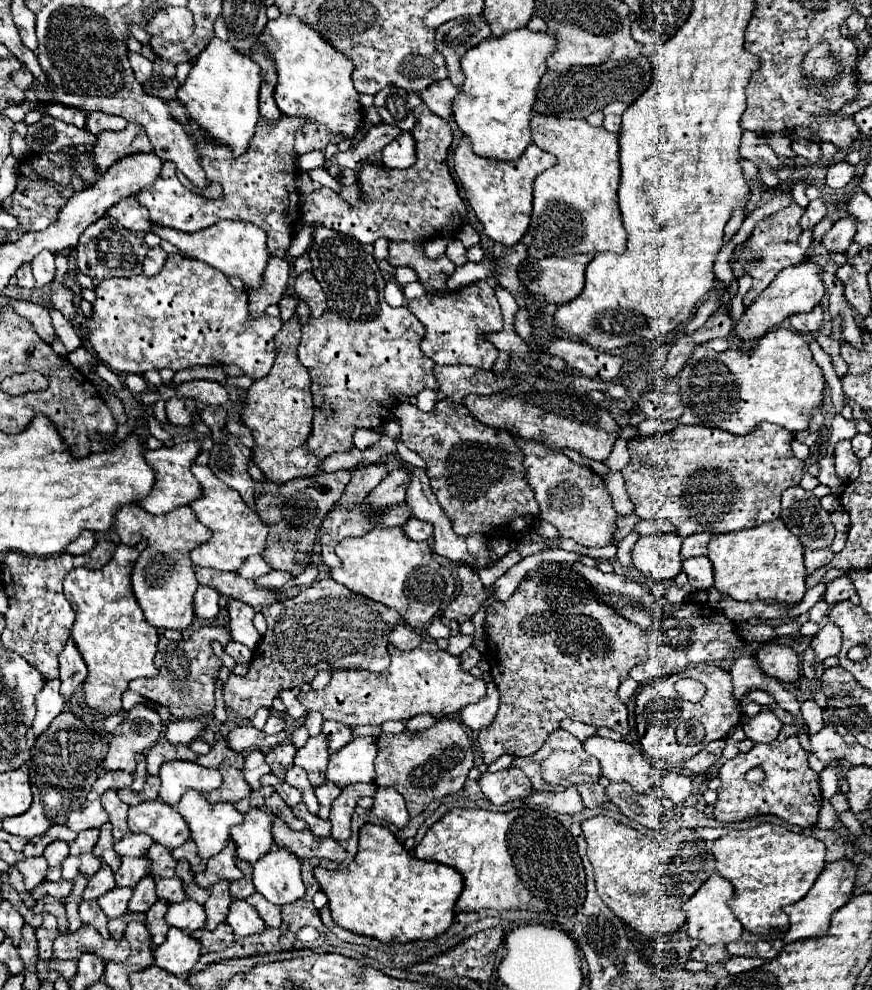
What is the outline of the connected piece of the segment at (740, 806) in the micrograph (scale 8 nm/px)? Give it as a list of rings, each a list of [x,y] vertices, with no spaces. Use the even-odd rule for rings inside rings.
[[[797,736],[775,740],[771,744],[755,744],[747,754],[727,760],[719,768],[719,802],[713,816],[717,822],[743,822],[759,814],[773,814],[789,824],[815,826],[823,802],[819,790],[819,776],[811,770],[805,750],[799,746]],[[751,768],[761,768],[765,778],[761,782],[747,782],[745,774]]]

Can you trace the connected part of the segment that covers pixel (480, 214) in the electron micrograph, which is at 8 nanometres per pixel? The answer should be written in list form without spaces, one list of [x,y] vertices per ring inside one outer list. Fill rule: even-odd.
[[[461,138],[459,146],[453,152],[453,168],[459,176],[467,200],[475,210],[479,222],[485,228],[485,234],[505,246],[513,246],[525,234],[531,220],[531,202],[533,202],[533,182],[547,168],[555,166],[555,158],[547,152],[541,152],[535,144],[529,144],[523,156],[515,162],[495,162],[473,154],[467,138]]]

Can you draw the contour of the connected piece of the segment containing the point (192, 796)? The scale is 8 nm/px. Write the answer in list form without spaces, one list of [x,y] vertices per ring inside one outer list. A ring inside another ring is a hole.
[[[189,790],[177,804],[177,812],[185,818],[191,838],[197,844],[197,854],[205,862],[219,854],[229,842],[229,830],[243,822],[233,804],[209,804],[207,798],[195,790]]]

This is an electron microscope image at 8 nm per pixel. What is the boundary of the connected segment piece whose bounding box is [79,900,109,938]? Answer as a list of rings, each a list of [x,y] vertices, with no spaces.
[[[83,900],[81,906],[79,906],[79,916],[81,916],[83,924],[93,926],[105,938],[109,938],[109,932],[107,932],[107,916],[99,910],[99,906],[97,906],[95,900]]]

